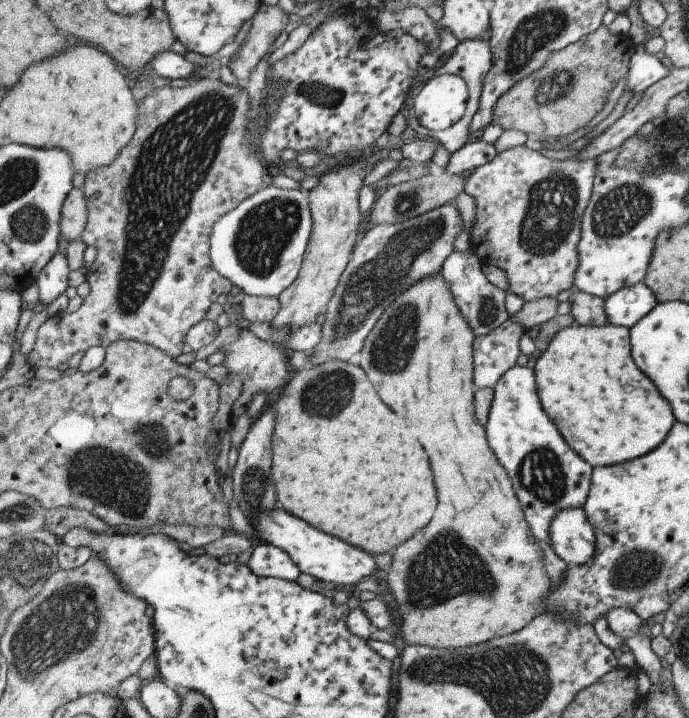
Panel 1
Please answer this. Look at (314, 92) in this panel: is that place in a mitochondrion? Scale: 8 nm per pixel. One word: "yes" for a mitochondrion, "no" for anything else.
yes

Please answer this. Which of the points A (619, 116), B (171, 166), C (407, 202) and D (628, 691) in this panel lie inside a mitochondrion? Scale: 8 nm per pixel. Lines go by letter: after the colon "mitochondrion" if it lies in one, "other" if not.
A: other
B: mitochondrion
C: mitochondrion
D: other

